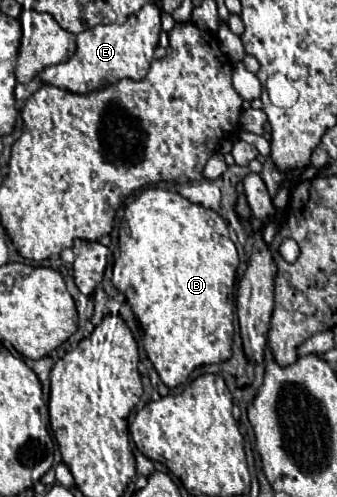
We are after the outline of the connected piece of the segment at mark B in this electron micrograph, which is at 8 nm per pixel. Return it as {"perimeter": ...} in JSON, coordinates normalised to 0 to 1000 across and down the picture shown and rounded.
{"perimeter":[[[442,376],[371,416],[353,461],[353,521],[341,525],[335,573],[371,590],[424,662],[424,698],[496,779],[537,775],[579,738],[656,730],[685,718],[697,642],[697,545],[709,513],[680,481],[674,445],[602,412],[567,408],[525,384]]]}

